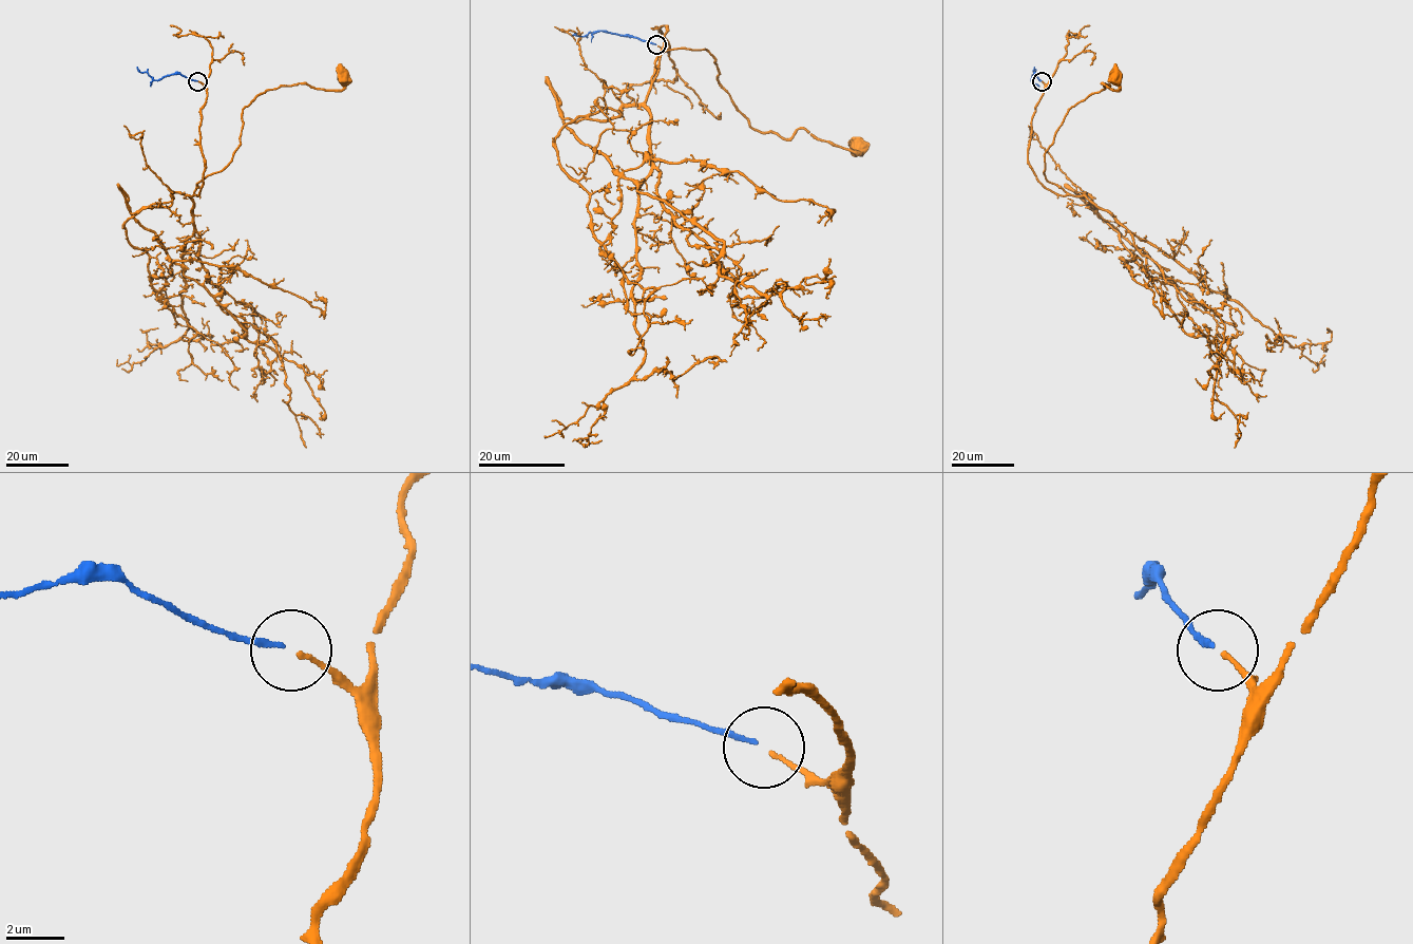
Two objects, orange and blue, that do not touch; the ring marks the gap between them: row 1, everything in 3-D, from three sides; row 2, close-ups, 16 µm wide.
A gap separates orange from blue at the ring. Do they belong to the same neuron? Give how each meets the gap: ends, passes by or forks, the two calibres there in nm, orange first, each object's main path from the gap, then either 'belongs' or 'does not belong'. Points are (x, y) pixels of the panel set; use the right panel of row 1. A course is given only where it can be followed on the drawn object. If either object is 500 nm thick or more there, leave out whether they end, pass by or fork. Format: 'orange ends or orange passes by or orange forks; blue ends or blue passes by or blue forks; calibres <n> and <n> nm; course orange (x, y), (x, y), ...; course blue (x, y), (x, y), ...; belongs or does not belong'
orange ends; blue ends; calibres 140 and 150 nm; course orange (1042, 81), (1028, 163), (1065, 195), (1044, 174), (1045, 152), (1068, 110), (1101, 83), (1118, 90), (1115, 73); course blue (1041, 81), (1035, 74), (1031, 80), (1034, 67); belongs

